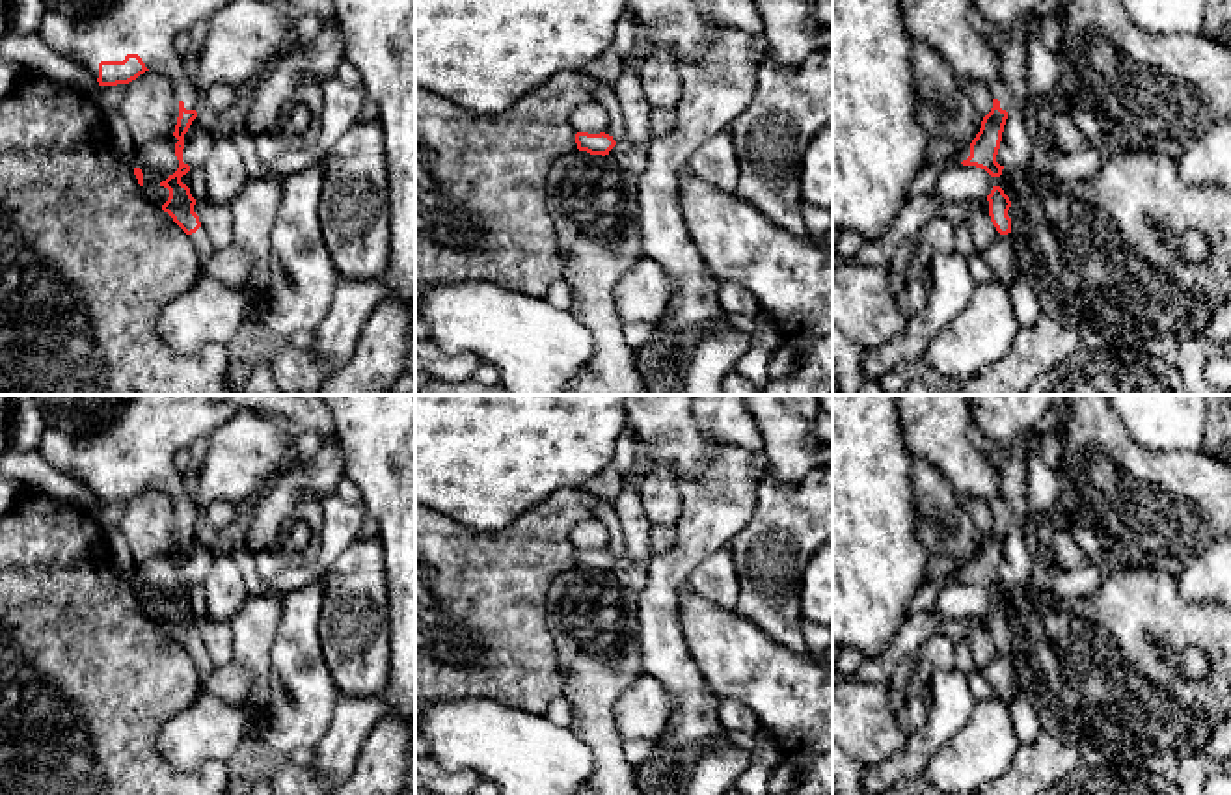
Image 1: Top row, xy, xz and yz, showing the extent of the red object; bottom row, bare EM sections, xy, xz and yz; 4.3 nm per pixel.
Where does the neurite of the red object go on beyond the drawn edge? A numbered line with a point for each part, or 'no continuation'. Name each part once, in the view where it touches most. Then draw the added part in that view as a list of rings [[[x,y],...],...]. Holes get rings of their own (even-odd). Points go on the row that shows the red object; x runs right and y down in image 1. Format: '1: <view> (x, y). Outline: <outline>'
1: xy (148, 28). Outline: [[[114,0],[84,20],[73,20],[61,13],[47,11],[39,35],[54,52],[80,63],[99,78],[101,61],[123,61],[127,54],[138,54],[149,71],[168,76],[173,93],[186,110],[196,110],[201,89],[190,82],[183,58],[173,48],[173,39],[194,22],[207,20],[231,0]]]

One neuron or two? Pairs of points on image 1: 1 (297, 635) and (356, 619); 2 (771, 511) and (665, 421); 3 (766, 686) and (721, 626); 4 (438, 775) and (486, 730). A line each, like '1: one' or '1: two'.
1: two
2: two
3: one
4: two

